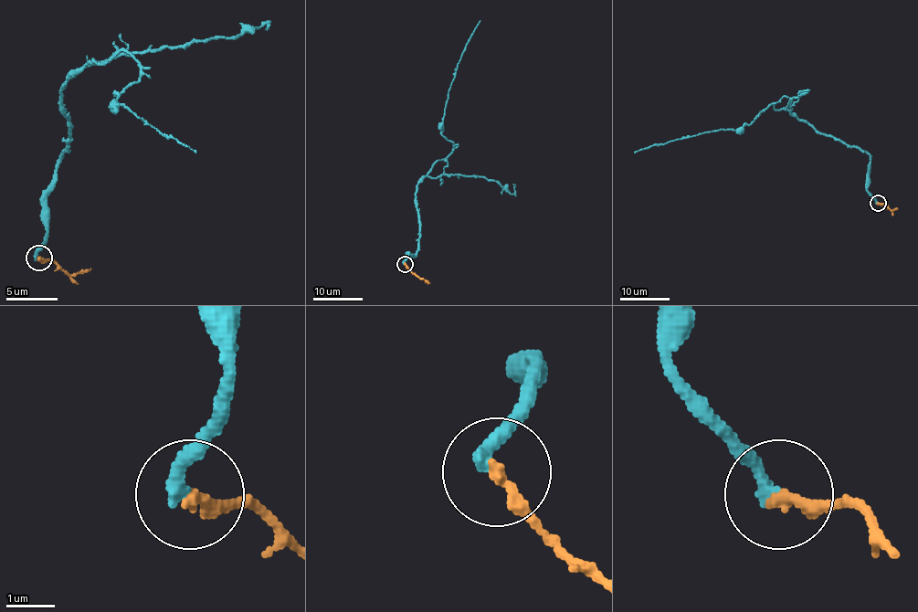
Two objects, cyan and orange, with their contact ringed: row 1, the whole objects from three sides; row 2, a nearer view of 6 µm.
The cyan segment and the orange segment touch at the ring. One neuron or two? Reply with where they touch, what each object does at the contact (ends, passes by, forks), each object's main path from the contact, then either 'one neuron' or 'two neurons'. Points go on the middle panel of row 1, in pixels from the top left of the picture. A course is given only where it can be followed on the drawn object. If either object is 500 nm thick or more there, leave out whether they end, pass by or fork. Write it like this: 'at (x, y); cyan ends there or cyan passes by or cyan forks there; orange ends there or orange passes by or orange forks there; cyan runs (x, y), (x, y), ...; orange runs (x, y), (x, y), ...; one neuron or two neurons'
at (405, 264); cyan ends there; orange ends there; cyan runs (405, 264), (419, 240), (416, 190), (453, 150), (441, 133), (446, 104), (480, 21); orange runs (405, 264), (429, 282); one neuron

